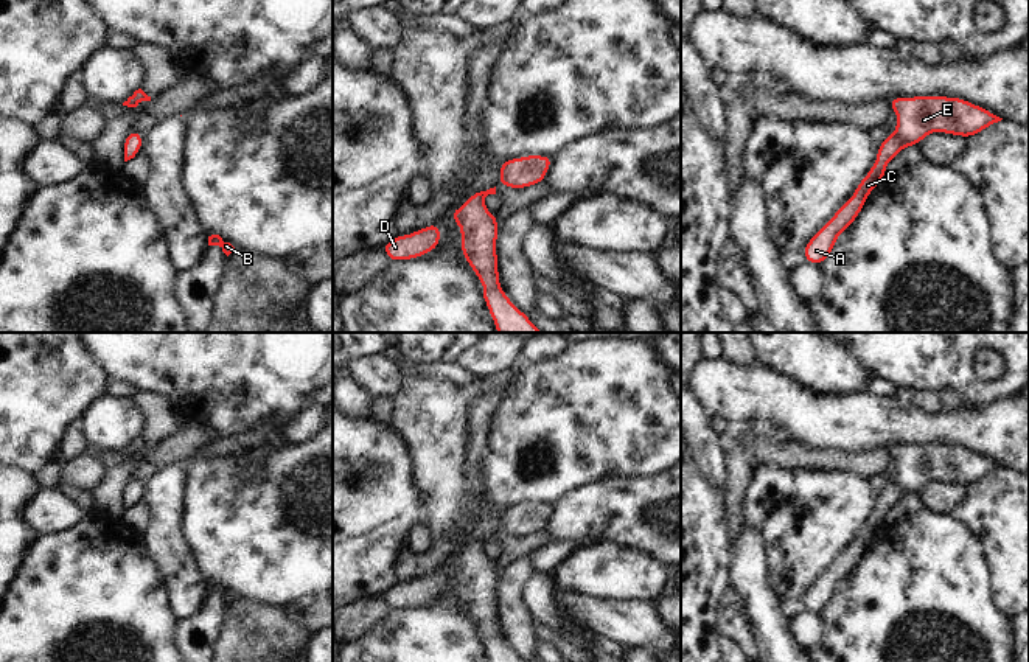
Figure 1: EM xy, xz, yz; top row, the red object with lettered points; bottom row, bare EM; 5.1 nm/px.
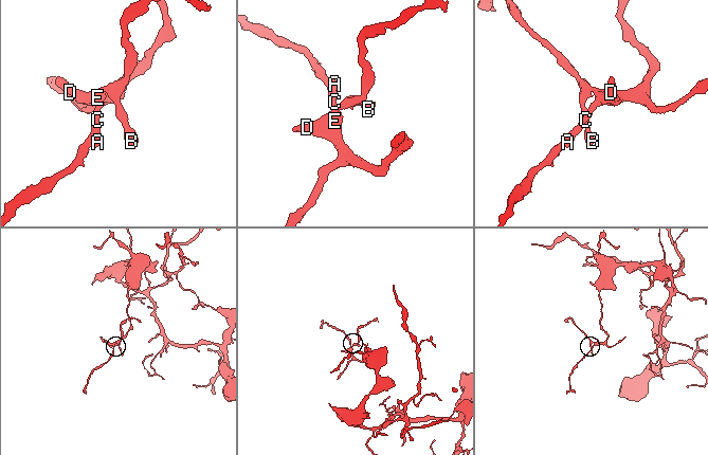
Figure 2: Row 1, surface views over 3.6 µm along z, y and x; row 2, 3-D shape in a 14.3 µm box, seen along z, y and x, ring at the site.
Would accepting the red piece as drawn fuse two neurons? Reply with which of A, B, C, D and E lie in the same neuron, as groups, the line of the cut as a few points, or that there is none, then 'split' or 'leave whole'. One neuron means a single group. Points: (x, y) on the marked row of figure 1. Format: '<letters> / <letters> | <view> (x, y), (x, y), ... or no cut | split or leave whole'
A B C D E | no cut | leave whole

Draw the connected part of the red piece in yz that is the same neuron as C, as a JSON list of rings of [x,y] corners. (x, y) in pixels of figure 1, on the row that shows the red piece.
[[[894,96],[888,99],[897,113],[897,127],[878,146],[877,160],[858,183],[852,197],[842,204],[833,218],[805,244],[802,253],[807,263],[821,266],[832,253],[838,236],[847,230],[861,213],[870,191],[886,176],[886,165],[903,149],[919,145],[931,132],[944,132],[970,138],[1001,121],[992,110],[953,96]]]

